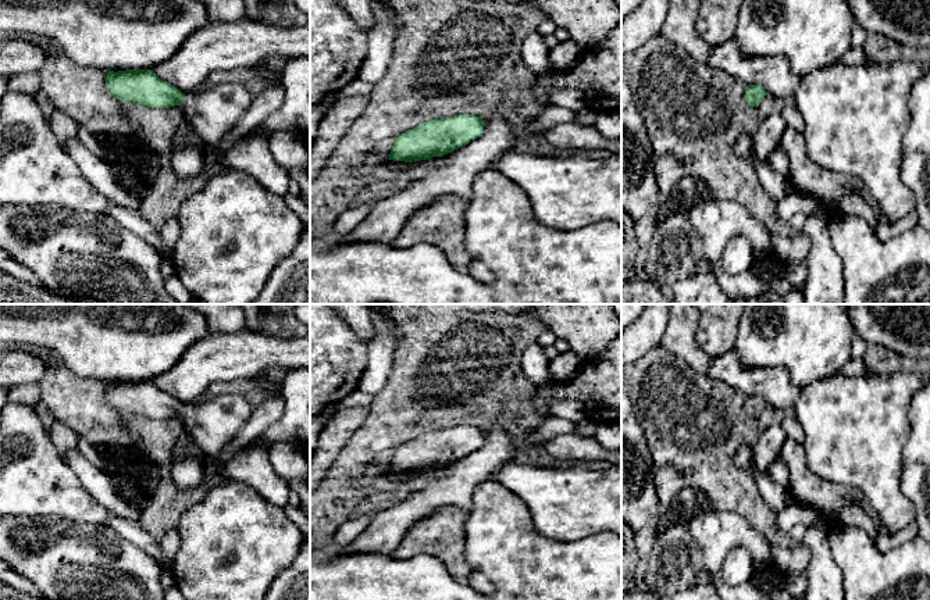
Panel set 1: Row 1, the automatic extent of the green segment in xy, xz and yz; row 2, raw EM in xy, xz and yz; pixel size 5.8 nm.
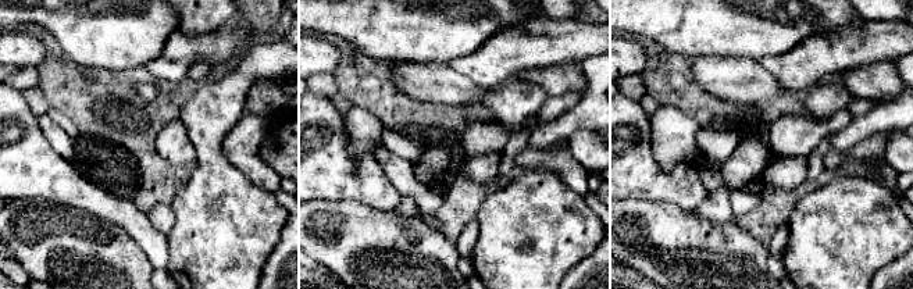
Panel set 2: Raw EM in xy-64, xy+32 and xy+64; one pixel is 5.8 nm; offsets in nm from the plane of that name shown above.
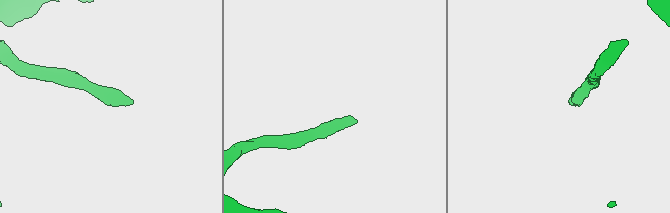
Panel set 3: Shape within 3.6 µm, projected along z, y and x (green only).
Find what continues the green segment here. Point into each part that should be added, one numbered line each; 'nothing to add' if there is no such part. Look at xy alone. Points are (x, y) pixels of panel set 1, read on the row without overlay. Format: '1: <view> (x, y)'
1: xy (214, 422)

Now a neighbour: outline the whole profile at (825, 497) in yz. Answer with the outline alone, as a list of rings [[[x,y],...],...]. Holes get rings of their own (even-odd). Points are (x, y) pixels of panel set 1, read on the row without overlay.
[[[787,438],[778,457],[788,465],[790,485],[788,492],[801,506],[812,508],[823,518],[823,526],[840,526],[838,514],[852,501],[859,501],[865,507],[860,490],[841,483],[833,483],[813,474],[805,458],[801,443]]]

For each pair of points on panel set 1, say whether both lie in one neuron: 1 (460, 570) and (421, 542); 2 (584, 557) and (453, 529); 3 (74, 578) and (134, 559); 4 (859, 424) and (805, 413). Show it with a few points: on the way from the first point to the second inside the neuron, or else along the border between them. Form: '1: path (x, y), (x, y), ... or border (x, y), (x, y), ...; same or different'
1: path (451, 560), (431, 542); same
2: border (470, 511), (466, 520), (464, 559), (467, 564); different
3: path (89, 574), (118, 574); same
4: path (845, 420), (836, 413), (819, 413); same

